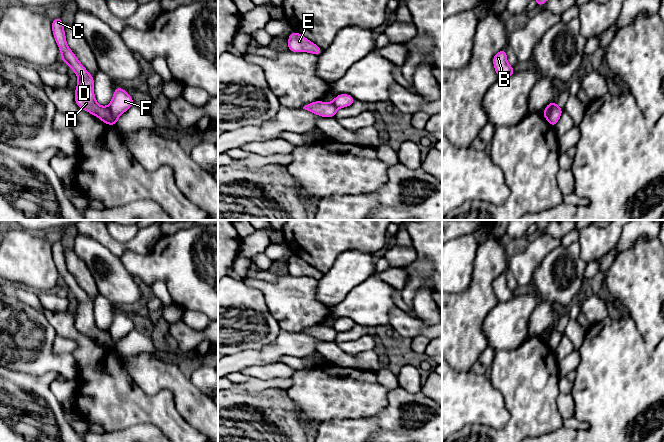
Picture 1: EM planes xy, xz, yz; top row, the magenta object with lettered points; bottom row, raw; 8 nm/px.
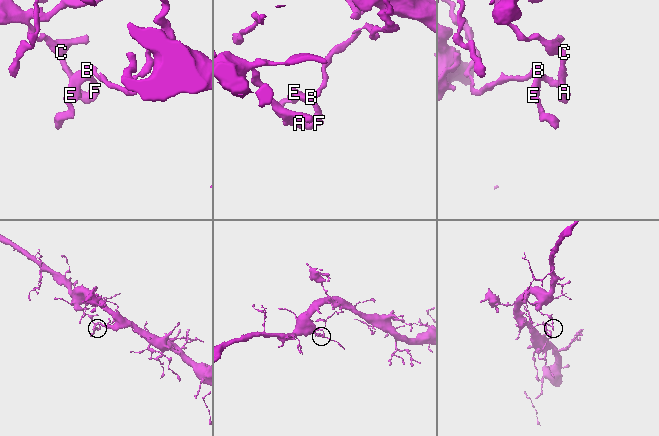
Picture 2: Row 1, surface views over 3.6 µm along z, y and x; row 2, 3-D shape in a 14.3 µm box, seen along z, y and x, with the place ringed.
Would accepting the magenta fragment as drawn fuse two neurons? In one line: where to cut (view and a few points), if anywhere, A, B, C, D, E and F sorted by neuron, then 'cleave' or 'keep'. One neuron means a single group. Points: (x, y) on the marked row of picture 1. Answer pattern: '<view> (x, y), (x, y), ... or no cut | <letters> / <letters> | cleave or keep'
yz (554, 102), (546, 118) | A C D / B E F | cleave

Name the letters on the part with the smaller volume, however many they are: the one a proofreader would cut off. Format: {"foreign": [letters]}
{"foreign": ["B", "E", "F"]}

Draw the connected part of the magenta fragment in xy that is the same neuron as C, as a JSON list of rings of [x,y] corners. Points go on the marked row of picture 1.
[[[60,16],[52,20],[52,32],[61,51],[61,60],[67,63],[70,69],[78,76],[78,84],[75,89],[75,103],[81,109],[98,117],[105,124],[117,125],[117,121],[111,114],[109,106],[103,107],[96,102],[93,76],[85,69],[68,47],[63,27],[63,21]]]

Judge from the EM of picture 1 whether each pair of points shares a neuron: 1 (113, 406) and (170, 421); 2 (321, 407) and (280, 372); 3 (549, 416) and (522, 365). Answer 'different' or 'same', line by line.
1: same
2: different
3: same

